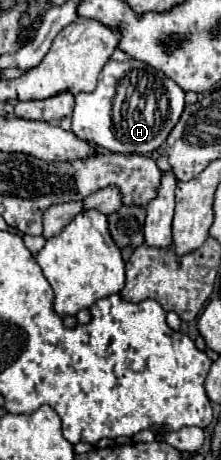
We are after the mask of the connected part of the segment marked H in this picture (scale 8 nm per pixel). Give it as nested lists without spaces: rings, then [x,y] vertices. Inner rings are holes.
[[[110,59],[98,77],[98,87],[90,93],[82,91],[76,95],[72,133],[106,151],[150,155],[168,139],[170,131],[174,129],[174,125],[182,115],[182,109],[184,109],[184,91],[162,71],[156,71],[154,67],[136,59],[126,59],[126,61]],[[126,75],[142,75],[140,107],[136,111],[132,107],[124,107],[120,109],[120,115],[116,115],[114,99],[116,99],[116,91],[120,89],[118,83]]]

